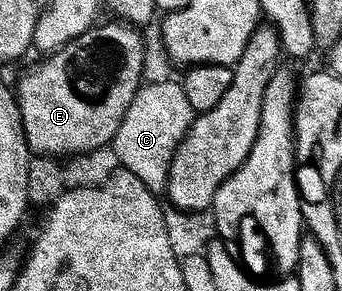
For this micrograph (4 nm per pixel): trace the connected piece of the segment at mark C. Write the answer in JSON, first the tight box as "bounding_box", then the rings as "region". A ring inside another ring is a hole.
{"bounding_box":[111,83,195,196],"region":[[[144,83],[111,144],[112,149],[115,148],[118,165],[137,176],[153,194],[159,196],[166,193],[170,164],[173,163],[174,154],[189,128],[193,126],[195,118],[191,102],[187,100],[184,83]],[[180,118],[183,118],[183,124]]]}

